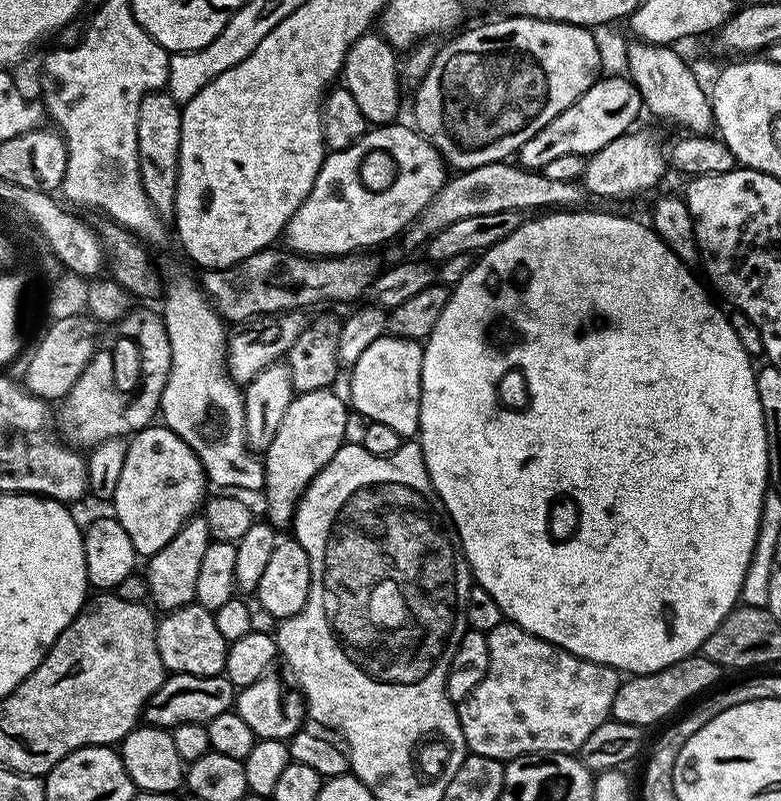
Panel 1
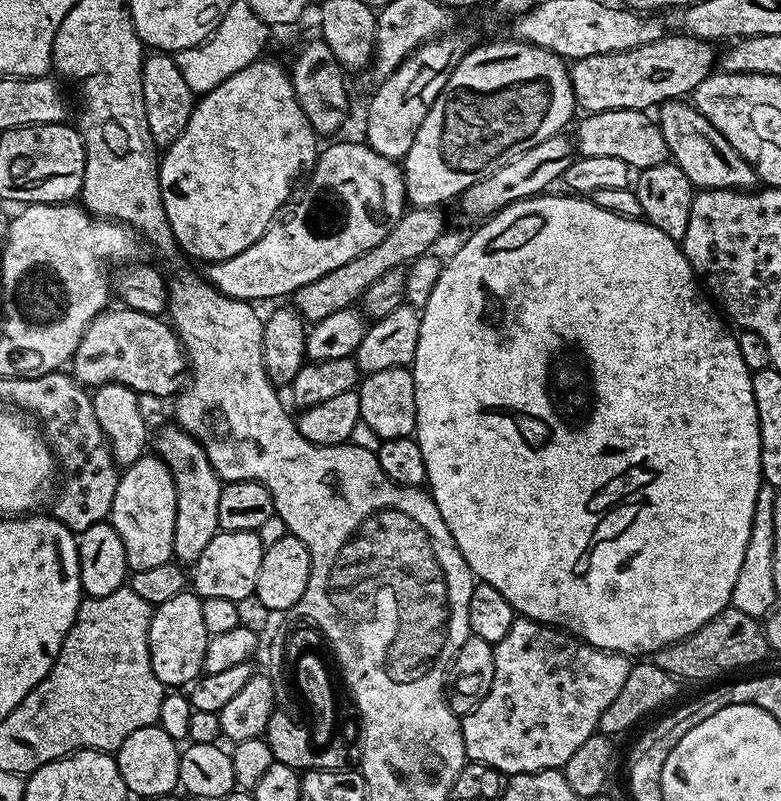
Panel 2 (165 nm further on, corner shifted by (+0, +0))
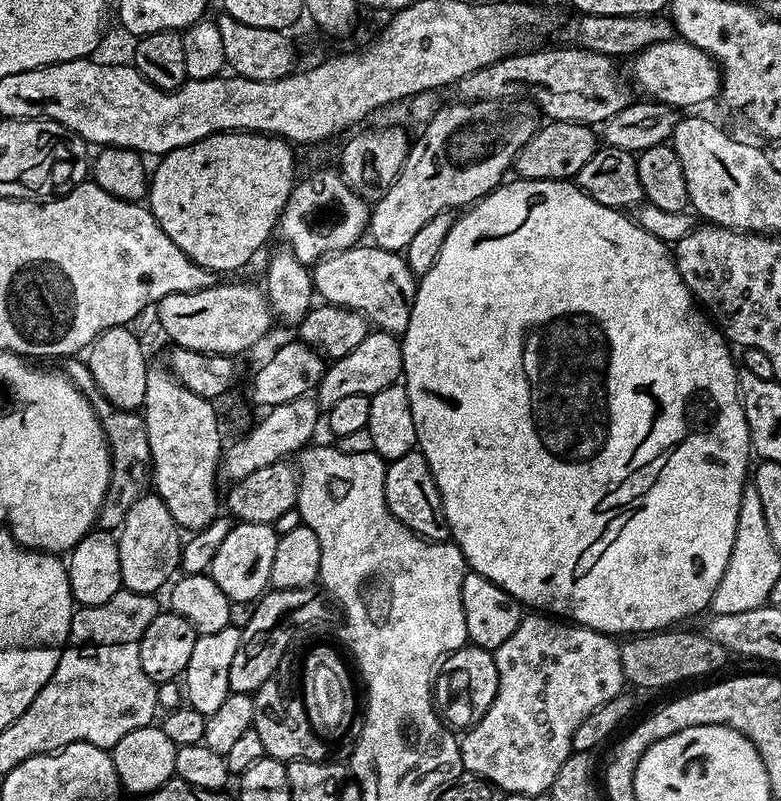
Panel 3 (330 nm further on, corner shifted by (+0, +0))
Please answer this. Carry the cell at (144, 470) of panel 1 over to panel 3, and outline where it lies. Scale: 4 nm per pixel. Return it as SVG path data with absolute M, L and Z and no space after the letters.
M145 494L137 498L134 506L130 506L130 514L126 514L124 525L118 530L118 539L120 583L127 591L156 594L164 583L167 585L177 575L182 529L174 522L166 502L162 502L160 496Z

